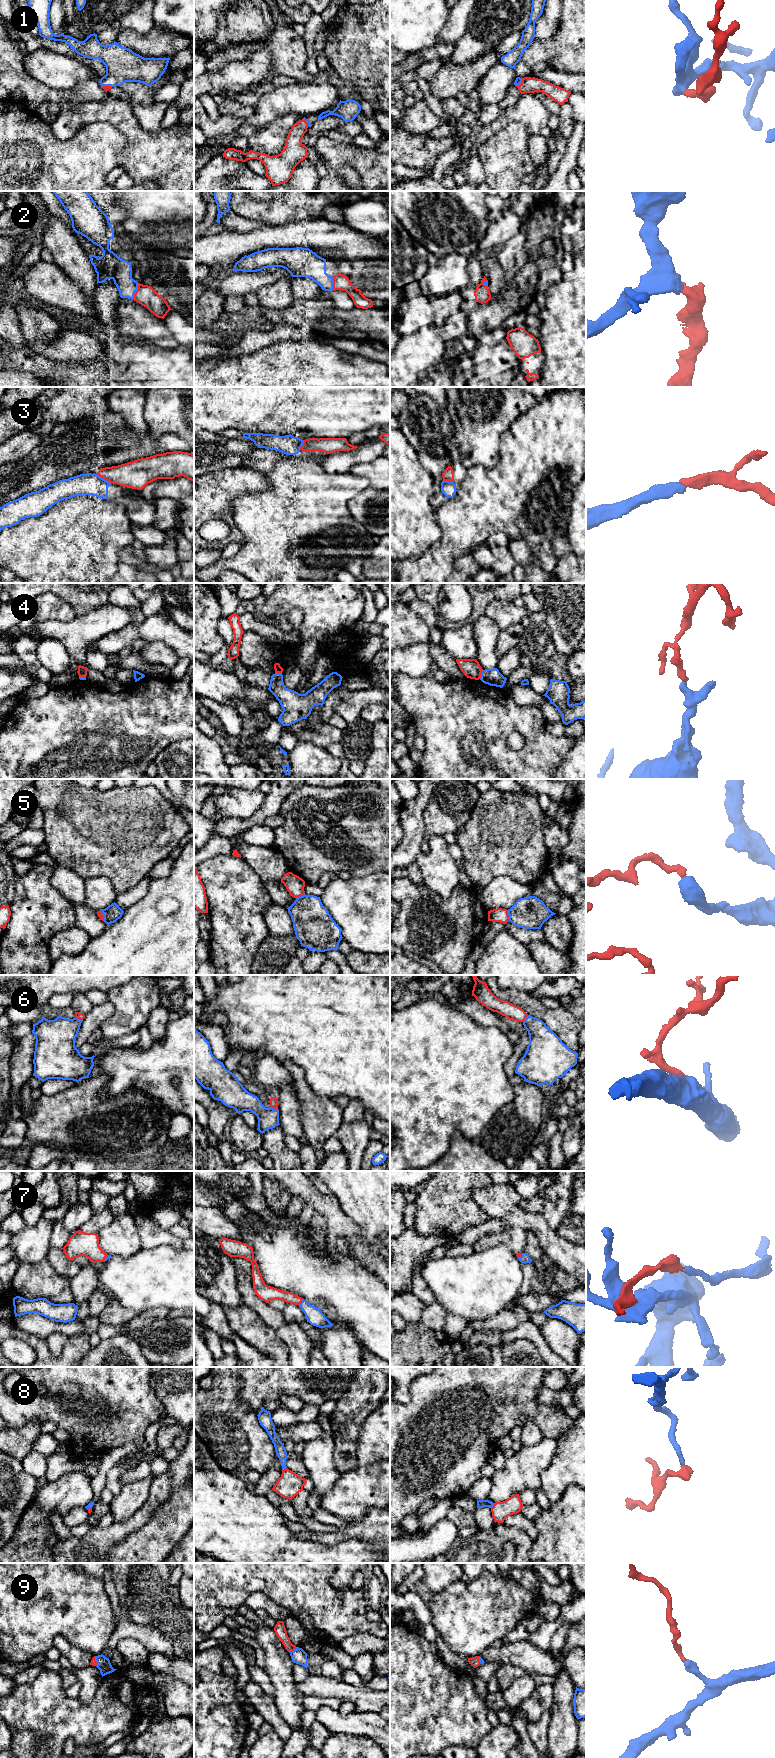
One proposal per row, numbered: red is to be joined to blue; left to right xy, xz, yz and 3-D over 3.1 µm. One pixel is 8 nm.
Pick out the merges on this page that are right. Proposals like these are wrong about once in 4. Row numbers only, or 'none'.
1, 2, 5, 6, 7, 8, 9

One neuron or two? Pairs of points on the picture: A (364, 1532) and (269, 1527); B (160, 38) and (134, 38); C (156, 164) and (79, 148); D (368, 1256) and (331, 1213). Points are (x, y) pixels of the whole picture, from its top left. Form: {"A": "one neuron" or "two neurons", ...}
{"A": "two neurons", "B": "one neuron", "C": "two neurons", "D": "one neuron"}

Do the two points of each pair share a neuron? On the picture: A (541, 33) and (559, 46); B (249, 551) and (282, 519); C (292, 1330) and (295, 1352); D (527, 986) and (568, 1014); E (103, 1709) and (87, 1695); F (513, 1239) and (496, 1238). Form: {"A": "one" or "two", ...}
{"A": "two", "B": "two", "C": "one", "D": "two", "E": "two", "F": "one"}

